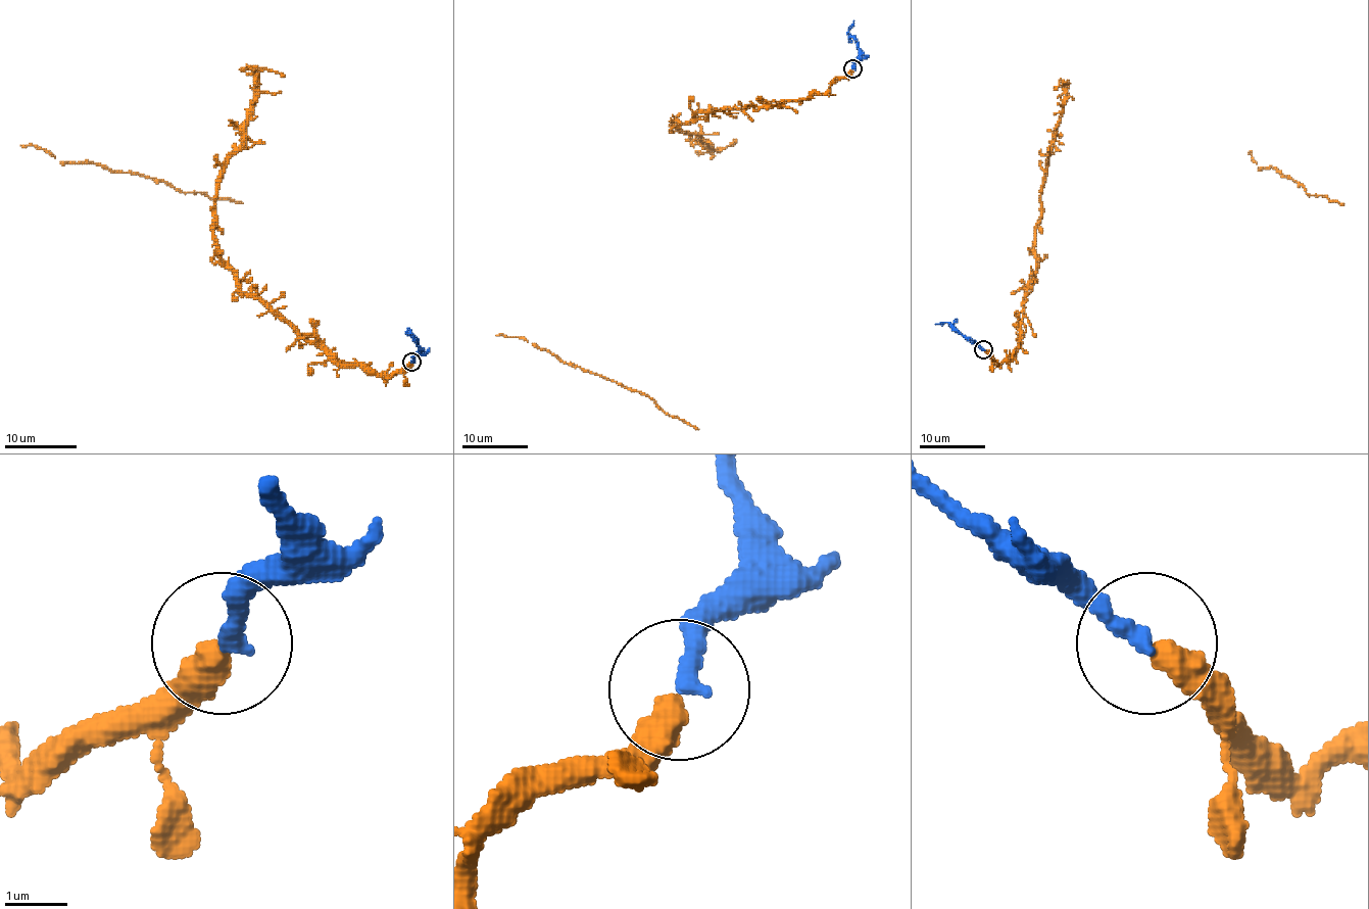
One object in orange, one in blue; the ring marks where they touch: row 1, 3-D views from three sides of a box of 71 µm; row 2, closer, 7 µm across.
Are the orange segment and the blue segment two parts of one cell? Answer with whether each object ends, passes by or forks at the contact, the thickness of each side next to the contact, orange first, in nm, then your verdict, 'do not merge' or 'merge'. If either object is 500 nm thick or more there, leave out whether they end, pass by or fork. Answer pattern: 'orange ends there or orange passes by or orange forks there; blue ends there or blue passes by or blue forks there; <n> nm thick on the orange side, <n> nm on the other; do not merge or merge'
orange ends there; blue ends there; 440 nm thick on the orange side, 300 nm on the other; merge

